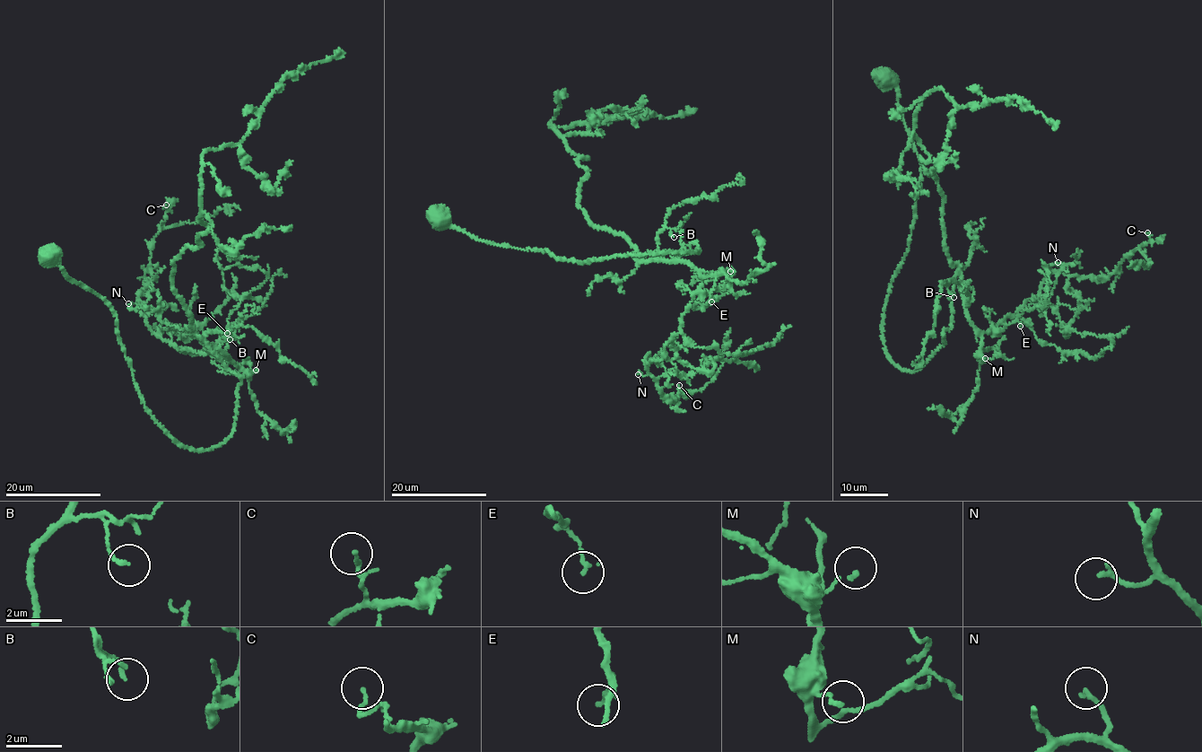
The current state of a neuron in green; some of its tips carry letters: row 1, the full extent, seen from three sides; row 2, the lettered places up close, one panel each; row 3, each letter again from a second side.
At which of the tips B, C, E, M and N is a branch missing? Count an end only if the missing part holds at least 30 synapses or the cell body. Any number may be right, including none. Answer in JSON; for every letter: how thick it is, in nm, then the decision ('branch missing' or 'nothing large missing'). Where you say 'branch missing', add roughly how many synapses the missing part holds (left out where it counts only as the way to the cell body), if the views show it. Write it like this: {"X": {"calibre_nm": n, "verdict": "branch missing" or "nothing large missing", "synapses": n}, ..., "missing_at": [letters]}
{"B": {"calibre_nm": 140, "verdict": "nothing large missing"}, "C": {"calibre_nm": 130, "verdict": "nothing large missing"}, "E": {"calibre_nm": 130, "verdict": "nothing large missing"}, "M": {"calibre_nm": 130, "verdict": "nothing large missing"}, "N": {"calibre_nm": 180, "verdict": "nothing large missing"}, "missing_at": []}

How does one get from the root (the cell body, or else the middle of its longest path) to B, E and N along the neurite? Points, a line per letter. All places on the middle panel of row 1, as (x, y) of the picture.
B: (440, 218), (581, 264), (699, 251), (695, 242), (643, 258), (657, 257), (664, 229), (674, 237)
E: (440, 218), (483, 240), (581, 264), (699, 251), (695, 242), (683, 253), (643, 258), (693, 266), (711, 301)
N: (440, 218), (581, 264), (699, 251), (695, 242), (643, 258), (693, 266), (701, 284), (664, 356), (638, 374)

